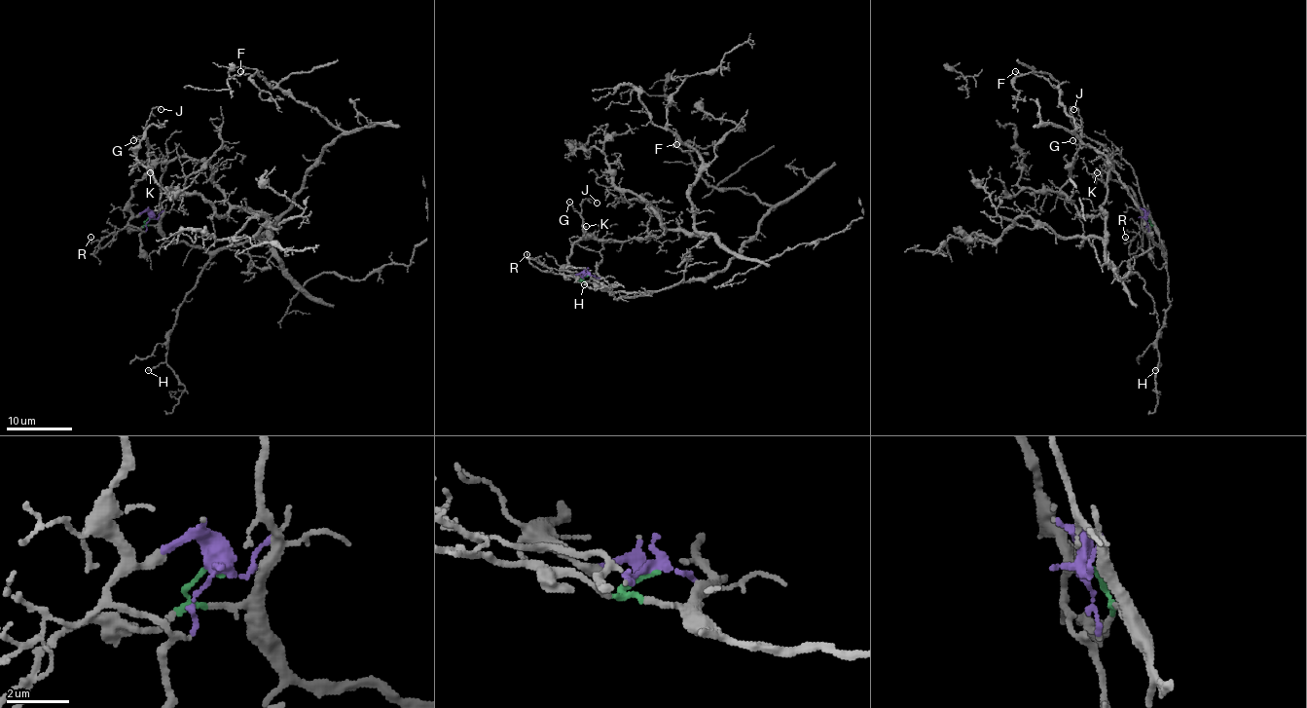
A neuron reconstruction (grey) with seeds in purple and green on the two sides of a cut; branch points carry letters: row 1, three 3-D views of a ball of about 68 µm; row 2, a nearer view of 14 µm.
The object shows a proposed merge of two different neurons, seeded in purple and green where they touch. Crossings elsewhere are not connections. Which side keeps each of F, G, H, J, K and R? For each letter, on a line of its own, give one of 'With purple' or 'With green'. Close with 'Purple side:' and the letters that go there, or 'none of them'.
F: With green
G: With purple
H: With green
J: With purple
K: With purple
R: With purple
Purple side: G, J, K, R

